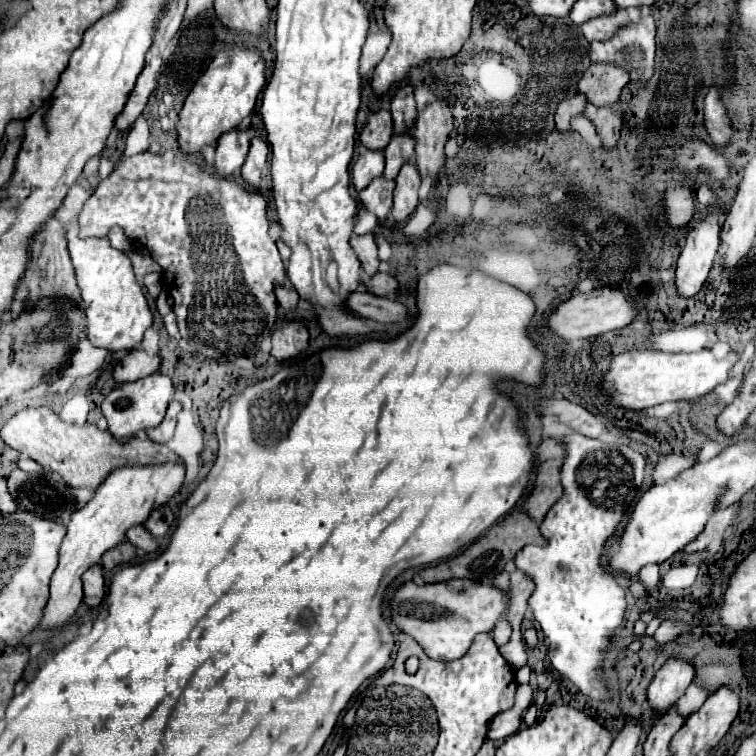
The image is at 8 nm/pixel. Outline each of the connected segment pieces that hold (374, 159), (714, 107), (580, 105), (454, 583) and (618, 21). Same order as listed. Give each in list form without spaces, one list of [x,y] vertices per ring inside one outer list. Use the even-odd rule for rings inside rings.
[[[364,151],[352,165],[352,185],[356,191],[366,187],[374,177],[384,171],[384,153],[382,151]]]
[[[716,85],[708,89],[708,95],[704,99],[704,127],[712,139],[714,145],[724,147],[730,143],[730,137],[734,133],[732,129],[732,119],[720,99],[720,93]]]
[[[576,93],[574,97],[568,97],[564,101],[558,103],[558,109],[556,109],[556,127],[560,131],[568,131],[570,129],[570,119],[578,113],[584,111],[584,105],[586,105],[586,97],[582,93]]]
[[[450,579],[448,583],[444,581],[432,585],[406,583],[394,595],[392,621],[400,631],[412,635],[424,647],[430,659],[454,661],[466,655],[478,633],[490,633],[508,607],[508,593],[492,583],[470,579]]]
[[[618,9],[610,15],[602,15],[582,23],[580,31],[588,41],[604,41],[604,37],[610,37],[610,33],[618,29],[618,25],[628,25],[628,23],[630,23],[628,13],[624,9]]]

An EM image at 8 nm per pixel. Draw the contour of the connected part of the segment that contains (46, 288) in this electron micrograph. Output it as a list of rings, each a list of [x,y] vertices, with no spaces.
[[[56,215],[50,217],[50,221],[44,223],[44,227],[30,239],[28,245],[30,251],[30,261],[26,267],[26,273],[18,281],[16,293],[14,293],[14,303],[12,303],[12,317],[18,317],[18,313],[30,305],[34,305],[42,297],[52,297],[52,295],[66,295],[72,297],[76,303],[80,303],[80,289],[74,279],[74,267],[70,263],[68,247],[66,247],[66,235],[62,229],[62,223],[58,221]]]

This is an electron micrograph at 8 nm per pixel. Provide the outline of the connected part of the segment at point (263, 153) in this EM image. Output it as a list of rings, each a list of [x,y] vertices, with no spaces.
[[[254,135],[252,137],[252,145],[248,151],[248,157],[242,165],[242,179],[246,181],[248,189],[258,189],[260,187],[260,177],[262,177],[262,169],[268,161],[268,143],[266,139]]]

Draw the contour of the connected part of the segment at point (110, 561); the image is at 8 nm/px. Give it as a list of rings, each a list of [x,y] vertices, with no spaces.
[[[124,541],[124,543],[116,545],[114,549],[110,549],[110,551],[106,551],[106,553],[102,555],[102,567],[104,567],[106,571],[112,571],[114,567],[132,561],[134,557],[136,557],[136,547],[134,547],[132,543],[128,543],[128,541]]]

